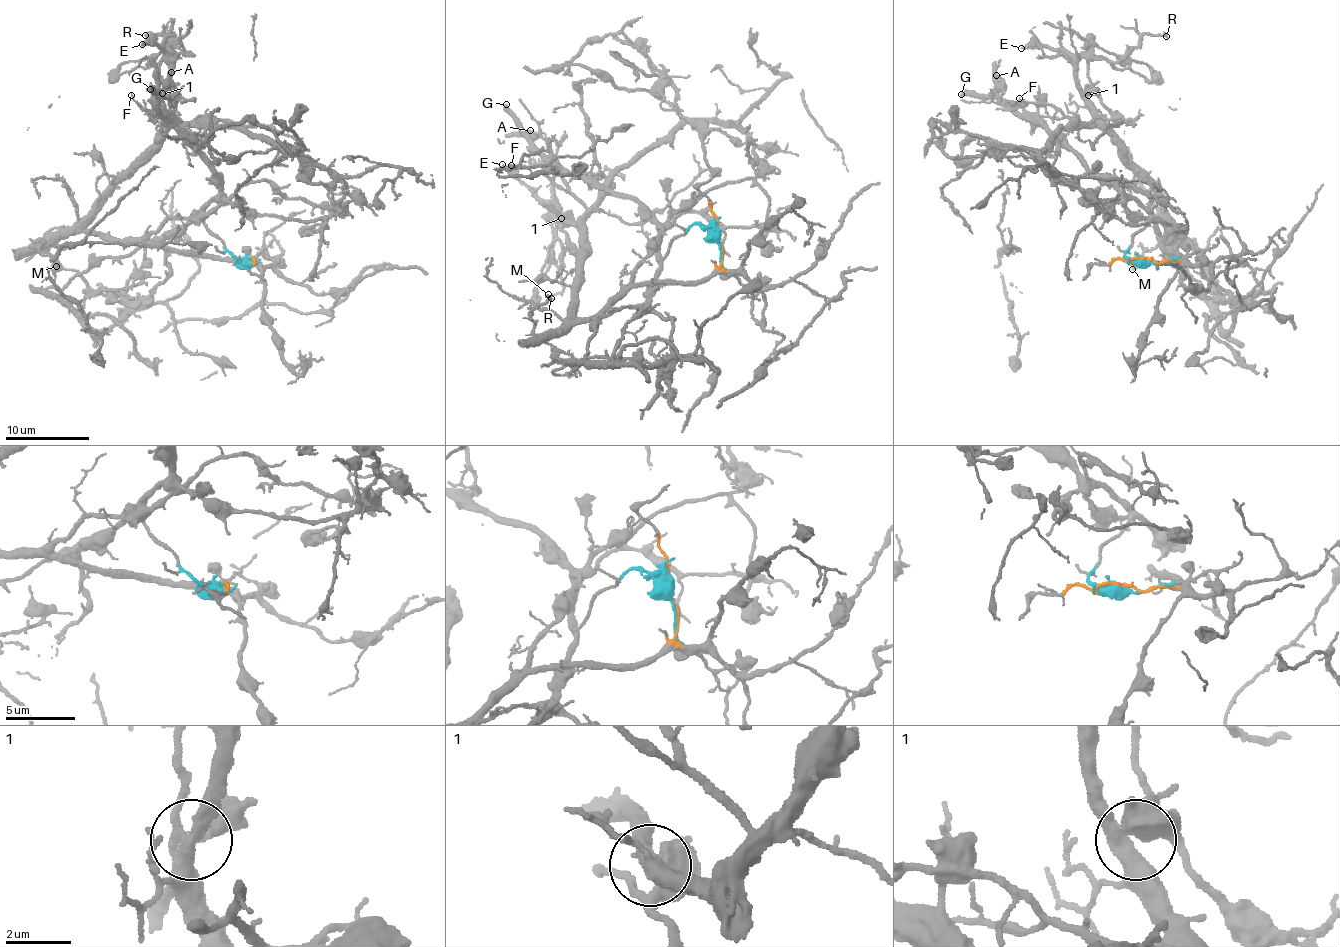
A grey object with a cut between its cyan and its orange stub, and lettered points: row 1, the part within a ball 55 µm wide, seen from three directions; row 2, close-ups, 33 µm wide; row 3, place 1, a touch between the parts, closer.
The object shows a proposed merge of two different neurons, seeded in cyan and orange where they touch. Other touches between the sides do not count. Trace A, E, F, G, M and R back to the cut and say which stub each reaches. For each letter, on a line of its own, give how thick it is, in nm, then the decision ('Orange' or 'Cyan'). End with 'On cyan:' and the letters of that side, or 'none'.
A: Thickness 220 nm. Cyan
E: Thickness 190 nm. Orange
F: Thickness 120 nm. Orange
G: Thickness 440 nm. Cyan
M: Thickness 120 nm. Orange
R: Thickness 160 nm. Orange
On cyan: A, G

